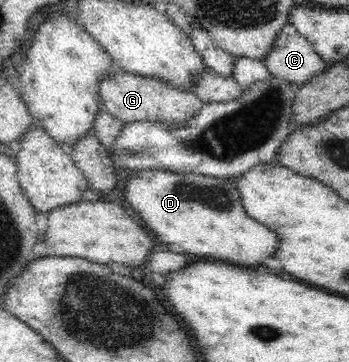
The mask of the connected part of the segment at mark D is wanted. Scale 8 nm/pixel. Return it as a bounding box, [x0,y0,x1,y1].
[124,170,276,266]

